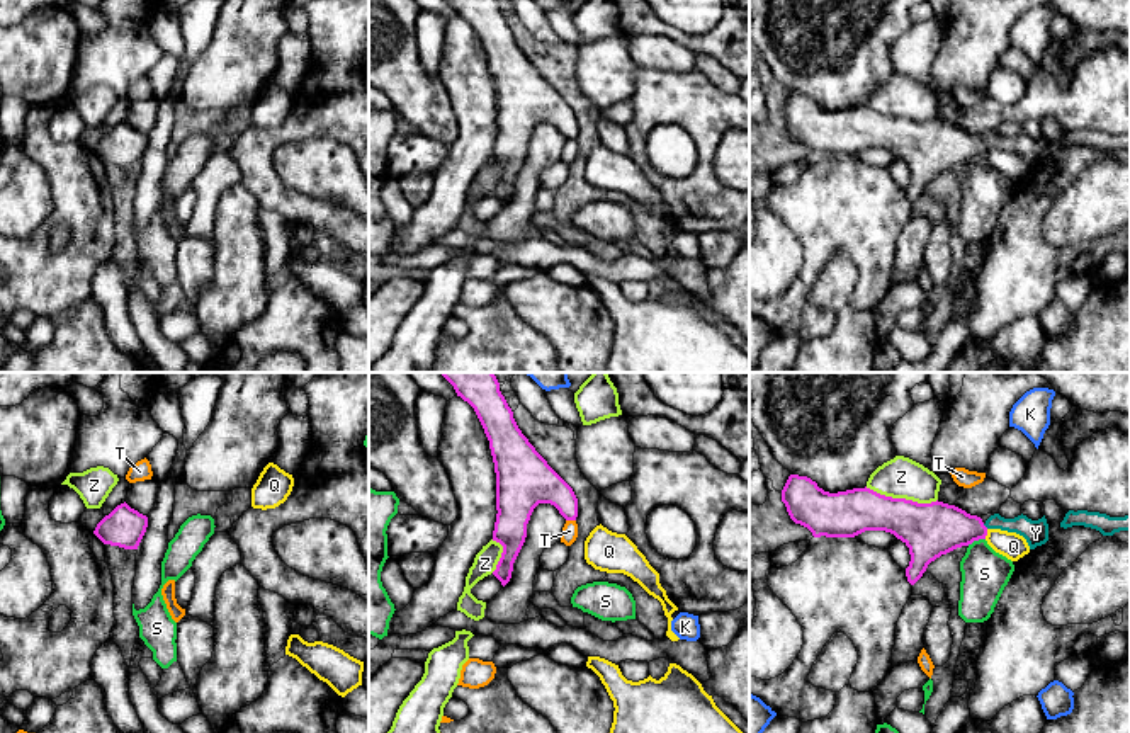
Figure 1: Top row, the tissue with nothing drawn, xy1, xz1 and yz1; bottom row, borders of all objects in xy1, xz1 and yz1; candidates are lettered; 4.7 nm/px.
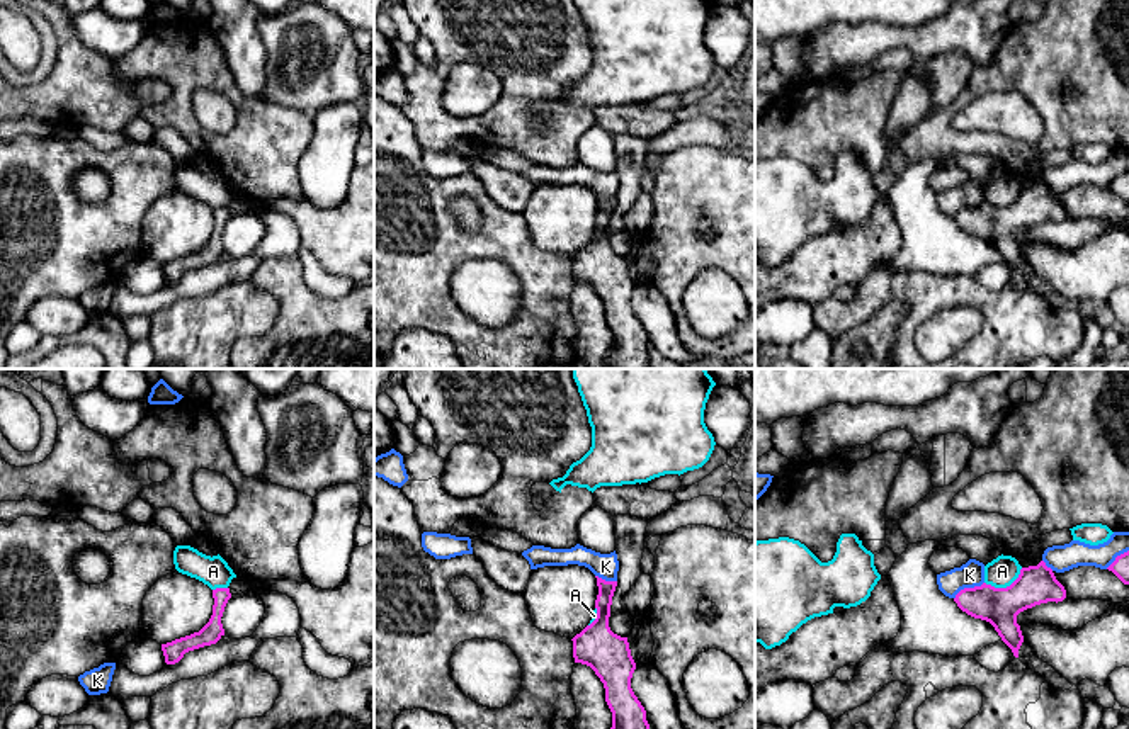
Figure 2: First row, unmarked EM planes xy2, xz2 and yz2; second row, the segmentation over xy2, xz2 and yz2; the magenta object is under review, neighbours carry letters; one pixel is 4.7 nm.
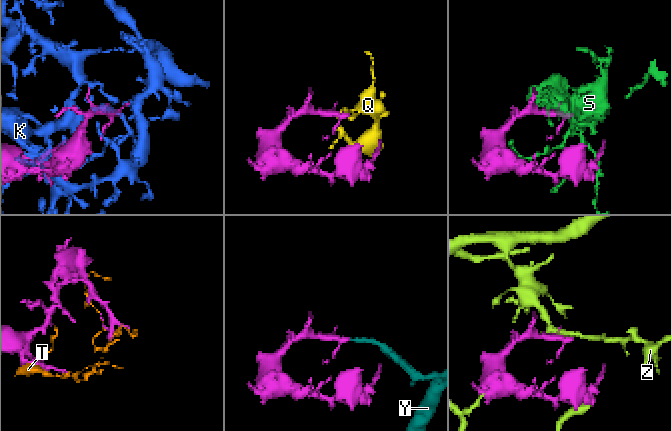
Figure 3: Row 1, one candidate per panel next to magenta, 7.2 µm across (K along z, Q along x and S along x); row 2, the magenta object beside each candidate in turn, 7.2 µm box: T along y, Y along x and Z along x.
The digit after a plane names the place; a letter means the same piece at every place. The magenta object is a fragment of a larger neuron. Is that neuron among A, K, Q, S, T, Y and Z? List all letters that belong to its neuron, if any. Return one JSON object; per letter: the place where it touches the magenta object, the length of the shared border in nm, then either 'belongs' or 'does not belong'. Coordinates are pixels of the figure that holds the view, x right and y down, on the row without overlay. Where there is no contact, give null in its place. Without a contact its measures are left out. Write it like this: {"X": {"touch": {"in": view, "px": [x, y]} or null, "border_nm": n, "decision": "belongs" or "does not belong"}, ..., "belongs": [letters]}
{"A": {"touch": {"in": "yz2", "px": [1007, 206]}, "border_nm": 200, "decision": "does not belong"}, "K": {"touch": {"in": "yz2", "px": [968, 208]}, "border_nm": 170, "decision": "does not belong"}, "Q": {"touch": {"in": "yz1", "px": [986, 153]}, "border_nm": 50, "decision": "does not belong"}, "S": {"touch": {"in": "yz1", "px": [976, 159]}, "border_nm": 90, "decision": "does not belong"}, "T": {"touch": {"in": "xz1", "px": [571, 138]}, "border_nm": 50, "decision": "does not belong"}, "Y": {"touch": {"in": "yz1", "px": [984, 145]}, "border_nm": 40, "decision": "belongs"}, "Z": {"touch": {"in": "yz1", "px": [901, 118]}, "border_nm": 360, "decision": "does not belong"}, "belongs": ["Y"]}

